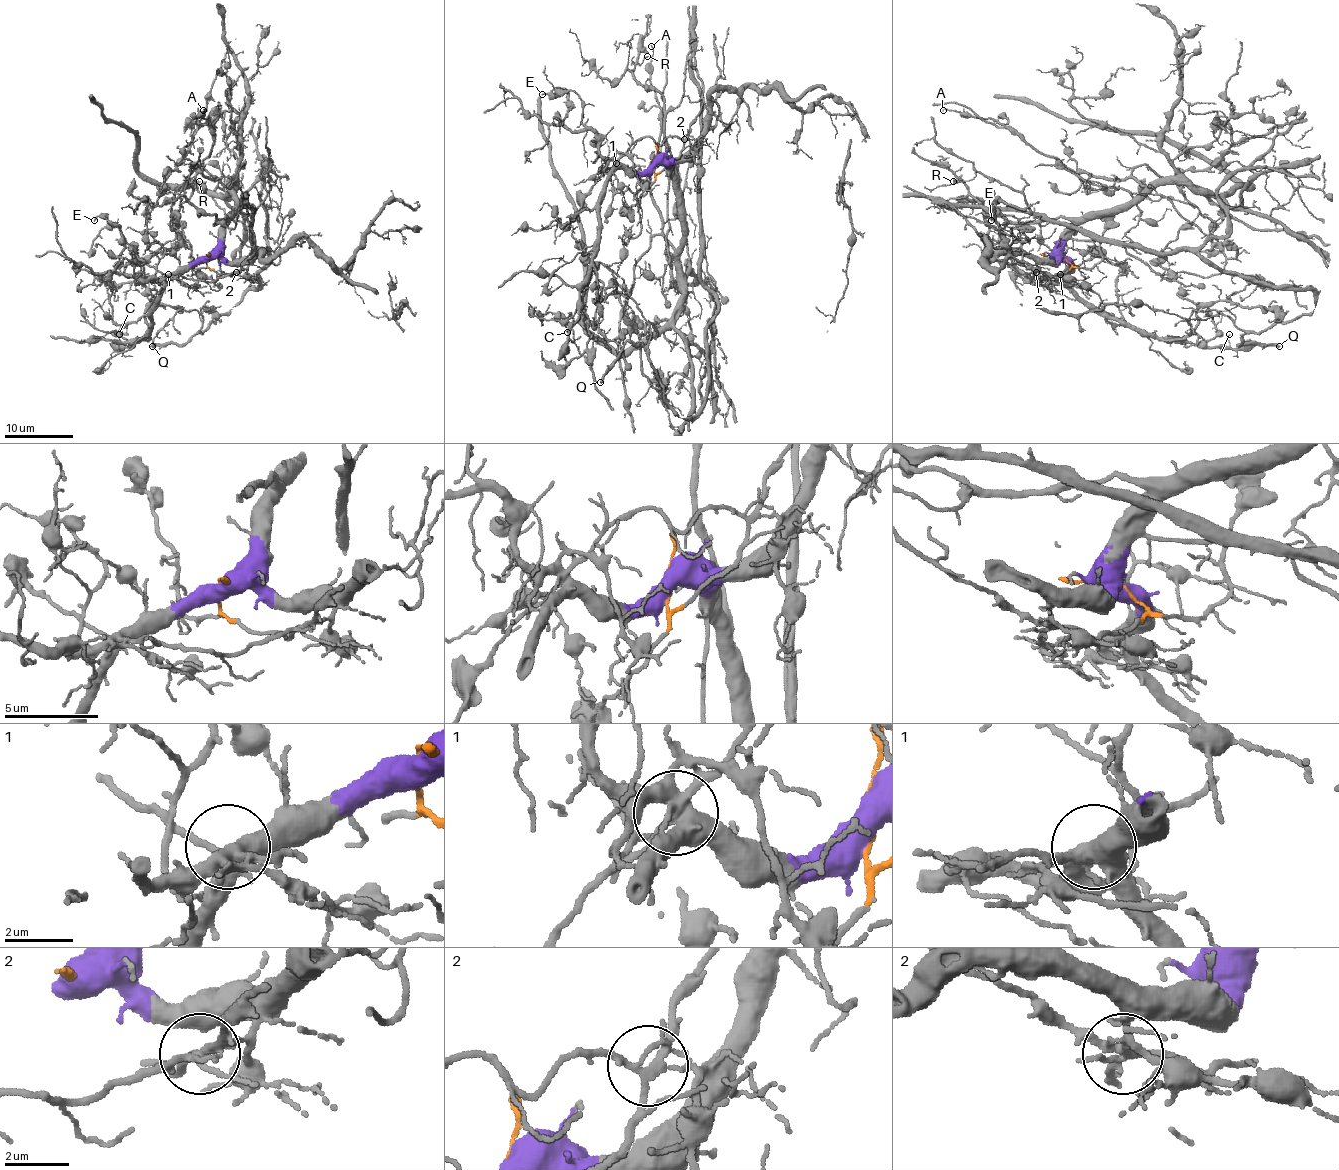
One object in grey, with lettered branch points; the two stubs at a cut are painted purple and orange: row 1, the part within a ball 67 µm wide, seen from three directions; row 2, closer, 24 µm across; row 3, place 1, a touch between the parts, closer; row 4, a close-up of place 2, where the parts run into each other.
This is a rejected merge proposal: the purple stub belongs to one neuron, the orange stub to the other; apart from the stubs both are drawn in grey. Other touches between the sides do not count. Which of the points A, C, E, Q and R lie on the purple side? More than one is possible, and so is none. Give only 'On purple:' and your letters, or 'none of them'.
On purple: A, C, E, R

